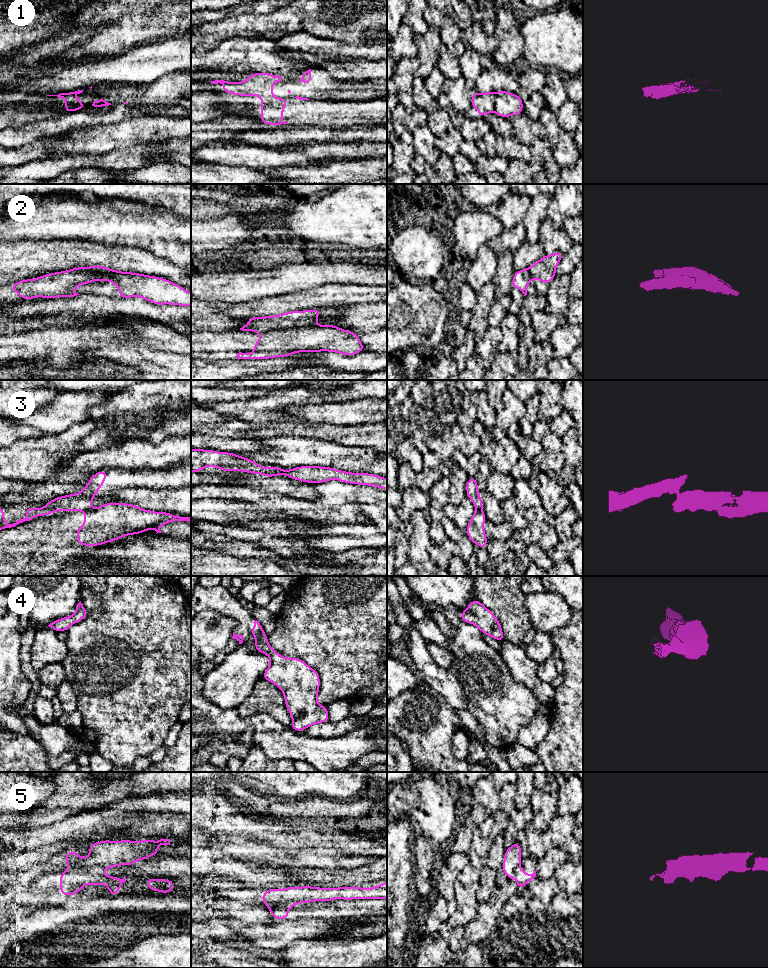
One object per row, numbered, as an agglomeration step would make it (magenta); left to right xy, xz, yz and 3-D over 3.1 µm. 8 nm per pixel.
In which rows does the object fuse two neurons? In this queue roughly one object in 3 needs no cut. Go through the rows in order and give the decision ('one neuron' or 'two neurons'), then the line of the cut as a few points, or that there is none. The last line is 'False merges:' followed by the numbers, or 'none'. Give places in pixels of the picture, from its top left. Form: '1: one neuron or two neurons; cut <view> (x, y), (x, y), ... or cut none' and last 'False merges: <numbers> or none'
1: two neurons; cut yz (496, 93), (493, 111)
2: two neurons; cut xz (314, 323), (308, 326), (267, 329), (261, 333)
3: two neurons; cut yz (476, 509), (481, 510)
4: one neuron; cut none
5: two neurons; cut xy (70, 866), (104, 868)
False merges: 1, 2, 3, 5

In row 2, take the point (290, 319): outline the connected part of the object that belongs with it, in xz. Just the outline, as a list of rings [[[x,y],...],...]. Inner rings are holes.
[[[320,309],[289,311],[279,315],[246,318],[248,324],[240,330],[263,333],[273,329],[304,327],[315,324],[320,317]]]

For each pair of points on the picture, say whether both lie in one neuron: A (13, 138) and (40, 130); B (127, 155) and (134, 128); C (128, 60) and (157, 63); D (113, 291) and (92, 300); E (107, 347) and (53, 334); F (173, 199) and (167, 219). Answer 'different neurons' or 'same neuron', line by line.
A: same neuron
B: different neurons
C: same neuron
D: different neurons
E: different neurons
F: different neurons

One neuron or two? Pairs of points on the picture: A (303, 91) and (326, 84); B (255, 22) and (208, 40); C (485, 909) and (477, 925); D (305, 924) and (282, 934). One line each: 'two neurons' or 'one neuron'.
A: one neuron
B: one neuron
C: one neuron
D: one neuron

